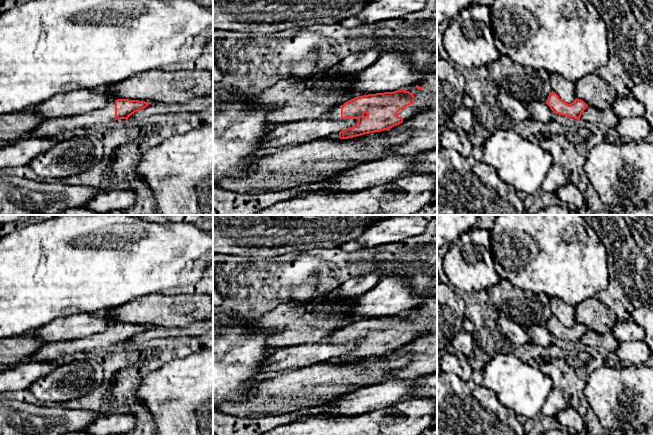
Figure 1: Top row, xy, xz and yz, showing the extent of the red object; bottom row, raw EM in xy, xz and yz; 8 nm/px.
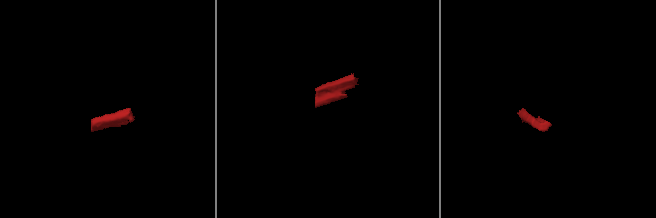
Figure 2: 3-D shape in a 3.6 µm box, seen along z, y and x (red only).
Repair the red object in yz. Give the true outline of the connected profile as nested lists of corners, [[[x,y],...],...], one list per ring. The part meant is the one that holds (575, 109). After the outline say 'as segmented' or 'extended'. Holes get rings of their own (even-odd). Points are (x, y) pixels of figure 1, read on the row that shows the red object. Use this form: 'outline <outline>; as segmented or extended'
outline [[[551,92],[546,100],[546,104],[550,109],[559,115],[580,120],[580,117],[588,105],[581,99],[575,99],[568,104],[561,100],[555,92]]]; as segmented

